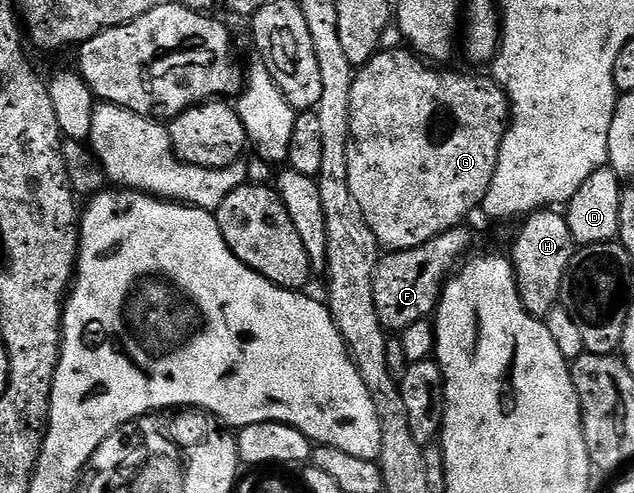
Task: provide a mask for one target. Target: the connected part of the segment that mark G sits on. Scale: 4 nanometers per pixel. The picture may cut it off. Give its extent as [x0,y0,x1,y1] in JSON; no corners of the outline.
[348,49,510,252]

